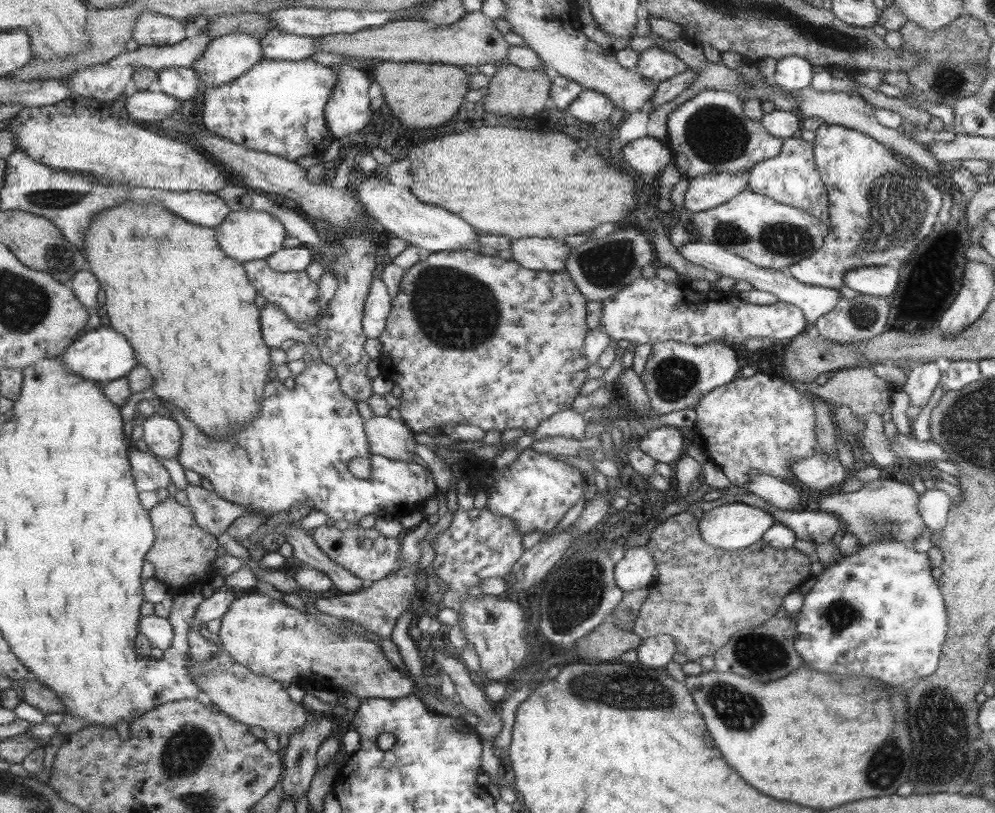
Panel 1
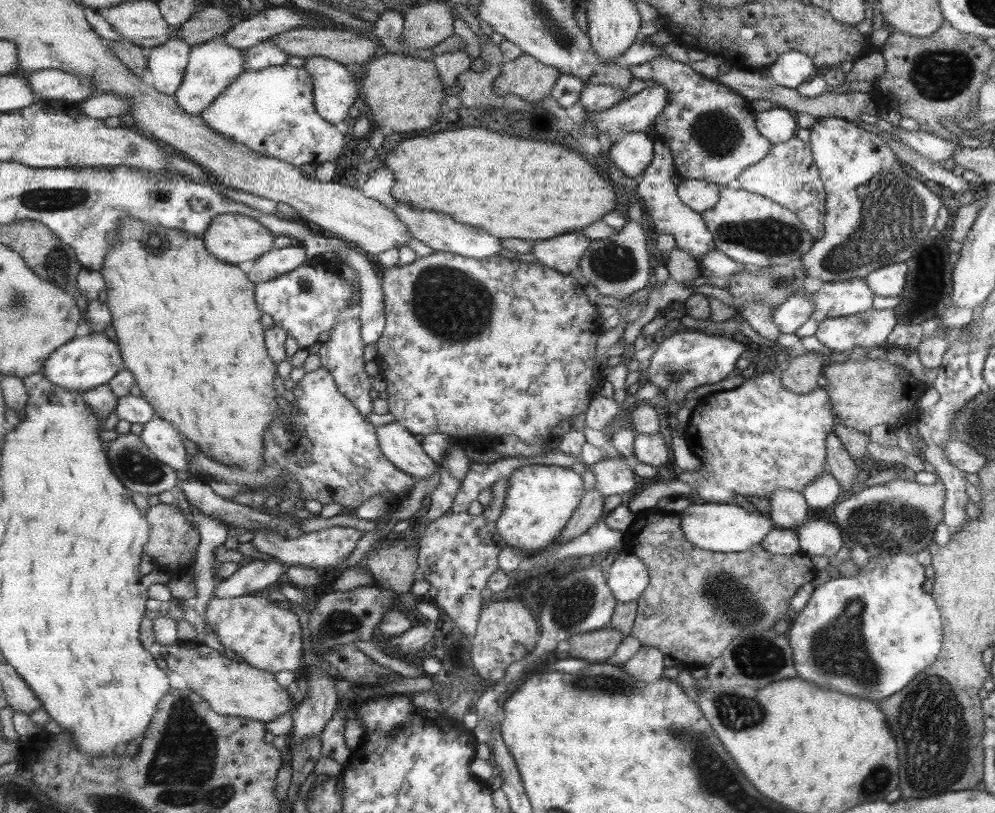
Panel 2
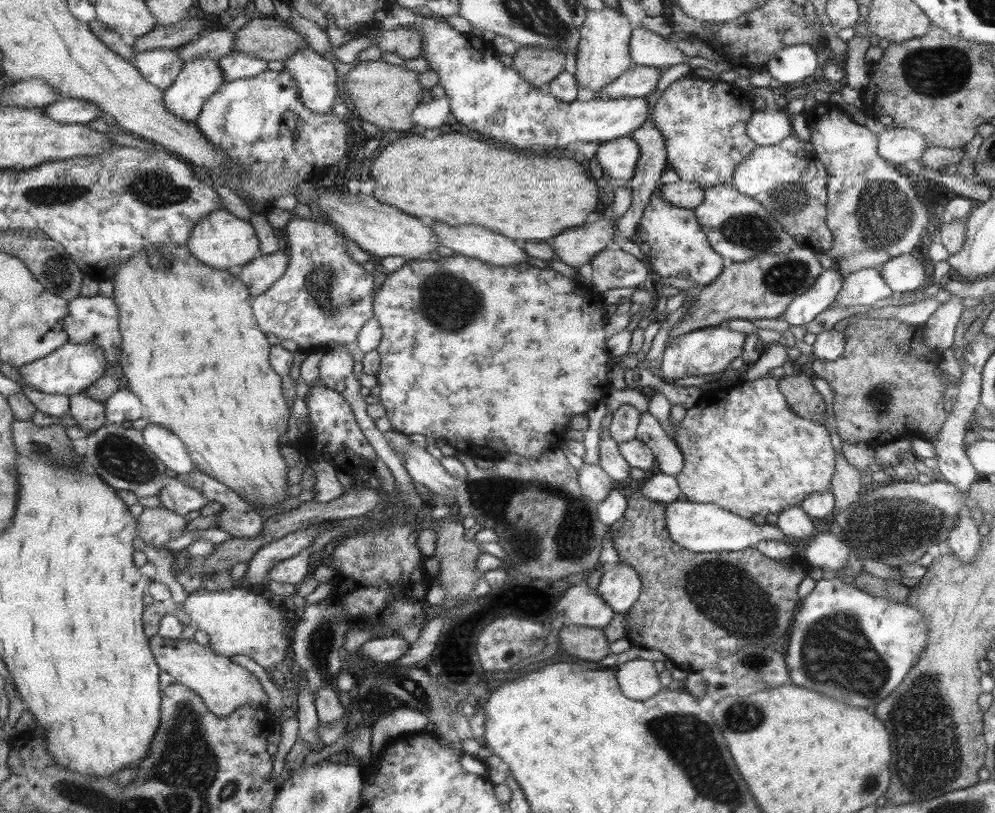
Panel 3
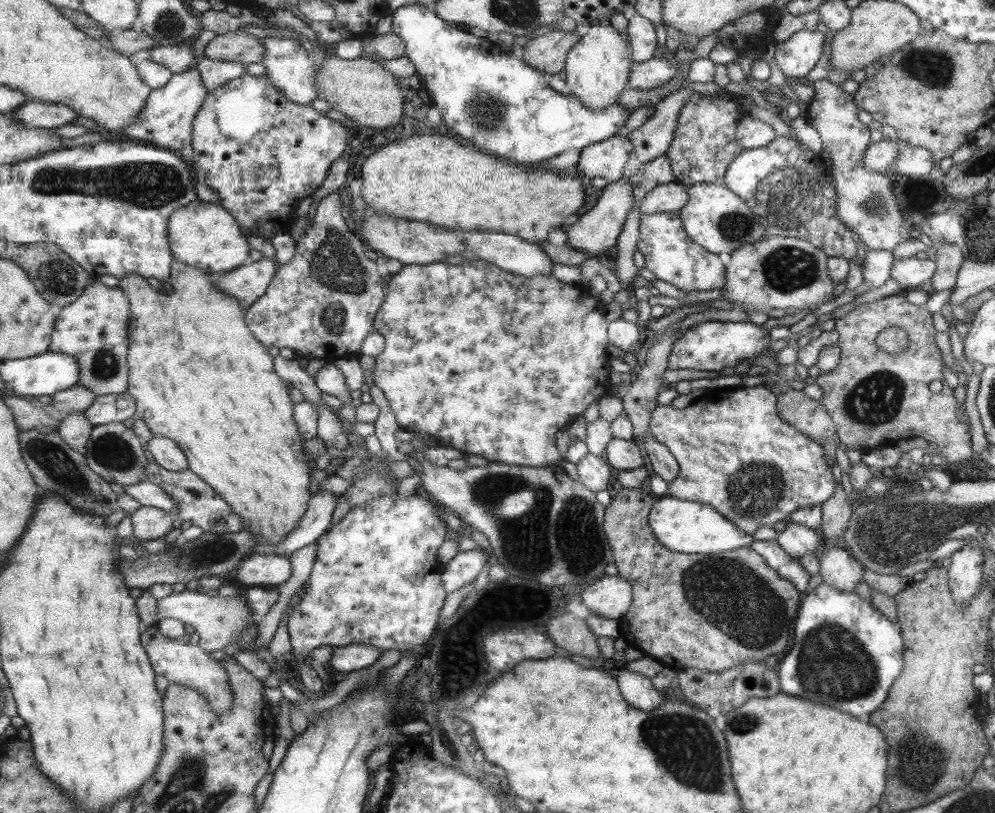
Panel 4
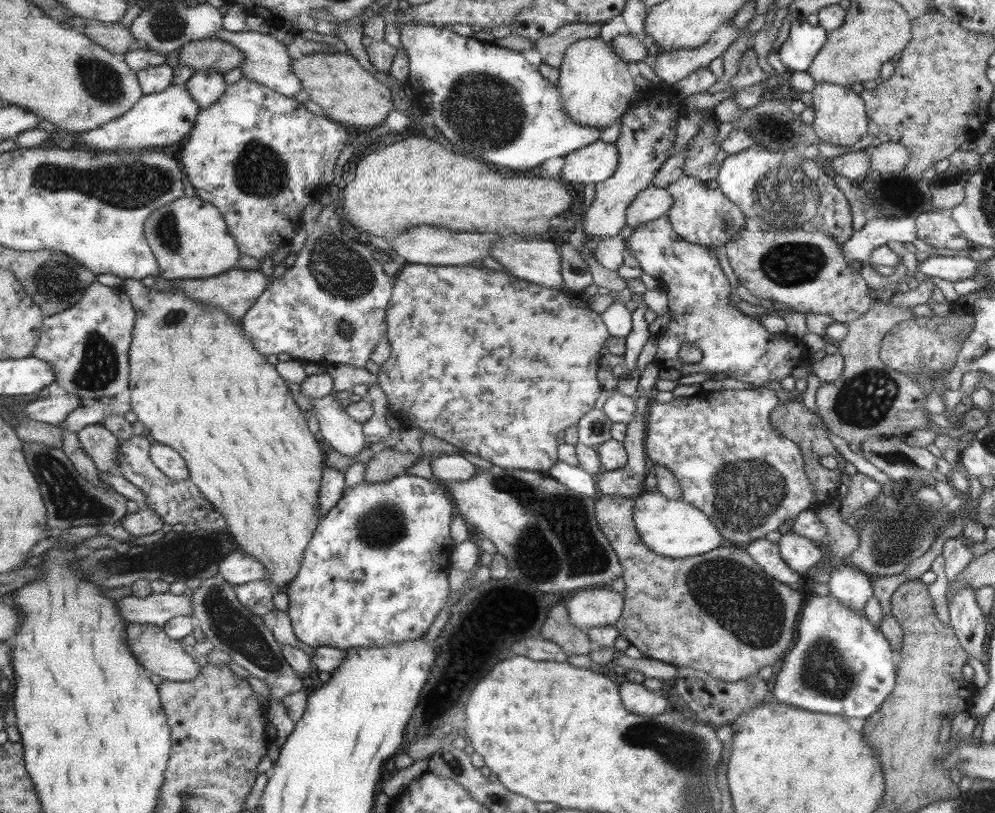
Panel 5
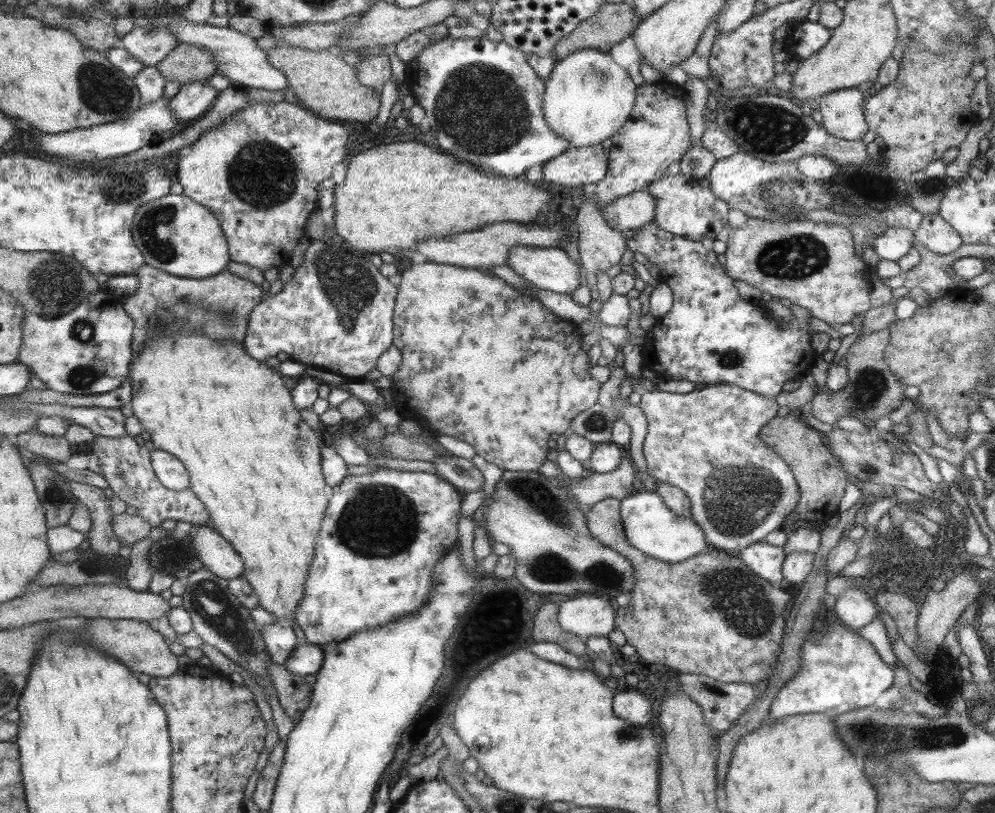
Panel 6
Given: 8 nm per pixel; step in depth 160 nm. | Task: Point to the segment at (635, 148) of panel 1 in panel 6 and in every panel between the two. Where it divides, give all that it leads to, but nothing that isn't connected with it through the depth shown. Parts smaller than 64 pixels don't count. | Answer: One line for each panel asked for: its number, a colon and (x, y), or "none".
2: (633, 151)
3: (617, 158)
4: (605, 159)
5: (594, 163)
6: (584, 166)

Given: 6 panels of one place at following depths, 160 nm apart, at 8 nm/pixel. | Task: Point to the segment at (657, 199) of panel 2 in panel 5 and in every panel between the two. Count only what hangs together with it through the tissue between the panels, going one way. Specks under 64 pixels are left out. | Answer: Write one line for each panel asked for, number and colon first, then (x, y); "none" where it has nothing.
3: (678, 247)
4: (669, 254)
5: (699, 297)

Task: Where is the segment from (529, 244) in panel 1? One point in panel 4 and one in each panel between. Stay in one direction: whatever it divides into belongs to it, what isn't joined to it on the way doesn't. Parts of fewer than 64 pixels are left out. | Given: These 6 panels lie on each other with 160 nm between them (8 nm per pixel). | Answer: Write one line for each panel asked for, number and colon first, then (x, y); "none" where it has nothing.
2: (562, 253)
3: (575, 246)
4: (596, 230)

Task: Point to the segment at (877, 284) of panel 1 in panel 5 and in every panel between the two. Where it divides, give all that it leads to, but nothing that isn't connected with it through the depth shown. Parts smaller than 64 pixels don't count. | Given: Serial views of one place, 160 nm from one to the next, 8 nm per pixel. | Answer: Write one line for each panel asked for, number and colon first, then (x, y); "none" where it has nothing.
2: (886, 281)
3: (904, 273)
4: (911, 272)
5: (960, 267)

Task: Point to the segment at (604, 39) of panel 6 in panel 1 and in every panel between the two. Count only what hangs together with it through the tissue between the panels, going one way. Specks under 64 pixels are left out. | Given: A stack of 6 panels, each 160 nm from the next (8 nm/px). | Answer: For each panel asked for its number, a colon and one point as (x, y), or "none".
1: (513, 91)
2: (531, 80)
3: (538, 65)
4: (547, 52)
5: (552, 48)

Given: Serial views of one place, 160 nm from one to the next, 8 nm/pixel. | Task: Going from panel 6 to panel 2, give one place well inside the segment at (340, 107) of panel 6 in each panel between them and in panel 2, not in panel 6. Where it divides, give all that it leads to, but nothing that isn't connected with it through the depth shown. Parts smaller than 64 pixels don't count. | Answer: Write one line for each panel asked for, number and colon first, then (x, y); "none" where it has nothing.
2: (403, 93)
3: (383, 91)
4: (368, 93)
5: (348, 93)

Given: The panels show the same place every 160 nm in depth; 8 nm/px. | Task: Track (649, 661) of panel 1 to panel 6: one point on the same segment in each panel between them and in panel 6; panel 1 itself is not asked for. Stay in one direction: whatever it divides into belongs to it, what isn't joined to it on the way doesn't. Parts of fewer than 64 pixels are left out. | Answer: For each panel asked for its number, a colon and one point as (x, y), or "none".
2: (646, 665)
3: (637, 679)
4: (638, 691)
5: (636, 699)
6: (630, 705)

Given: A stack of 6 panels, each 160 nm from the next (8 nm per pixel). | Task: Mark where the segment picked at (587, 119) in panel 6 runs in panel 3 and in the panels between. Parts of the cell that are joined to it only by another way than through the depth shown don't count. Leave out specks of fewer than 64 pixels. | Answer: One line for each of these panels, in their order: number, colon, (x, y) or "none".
3: (602, 56)
4: (596, 68)
5: (595, 87)

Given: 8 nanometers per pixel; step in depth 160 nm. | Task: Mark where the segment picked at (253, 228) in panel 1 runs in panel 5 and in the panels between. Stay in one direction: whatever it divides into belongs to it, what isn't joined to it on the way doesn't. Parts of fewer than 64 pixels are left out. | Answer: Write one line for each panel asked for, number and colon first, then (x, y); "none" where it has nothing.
2: (233, 238)
3: (221, 240)
4: (205, 235)
5: (190, 238)

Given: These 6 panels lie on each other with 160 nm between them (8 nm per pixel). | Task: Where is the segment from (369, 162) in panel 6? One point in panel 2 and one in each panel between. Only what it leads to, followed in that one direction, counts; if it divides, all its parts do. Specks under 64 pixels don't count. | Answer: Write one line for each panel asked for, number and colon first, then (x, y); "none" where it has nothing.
2: (521, 189)
3: (451, 179)
4: (432, 179)
5: (415, 181)

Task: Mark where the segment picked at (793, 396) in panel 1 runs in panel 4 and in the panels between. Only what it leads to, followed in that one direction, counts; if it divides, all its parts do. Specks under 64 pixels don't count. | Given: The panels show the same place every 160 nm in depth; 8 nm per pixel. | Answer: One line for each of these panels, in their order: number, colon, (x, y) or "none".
2: (751, 440)
3: (745, 451)
4: (734, 454)

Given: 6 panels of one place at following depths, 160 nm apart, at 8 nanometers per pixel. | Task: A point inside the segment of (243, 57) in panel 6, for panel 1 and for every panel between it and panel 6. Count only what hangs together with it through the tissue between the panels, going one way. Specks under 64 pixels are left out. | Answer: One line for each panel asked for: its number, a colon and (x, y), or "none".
1: (349, 108)
2: (335, 90)
3: (316, 77)
4: (287, 64)
5: (266, 61)

